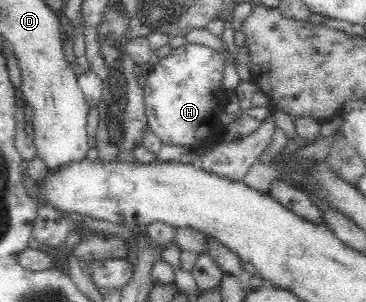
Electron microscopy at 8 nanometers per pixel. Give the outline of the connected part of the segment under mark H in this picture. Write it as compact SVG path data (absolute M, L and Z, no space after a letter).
M185 41L153 66L144 87L145 116L148 129L162 143L198 149L223 139L225 124L221 115L230 95L223 86L225 63L222 53Z

